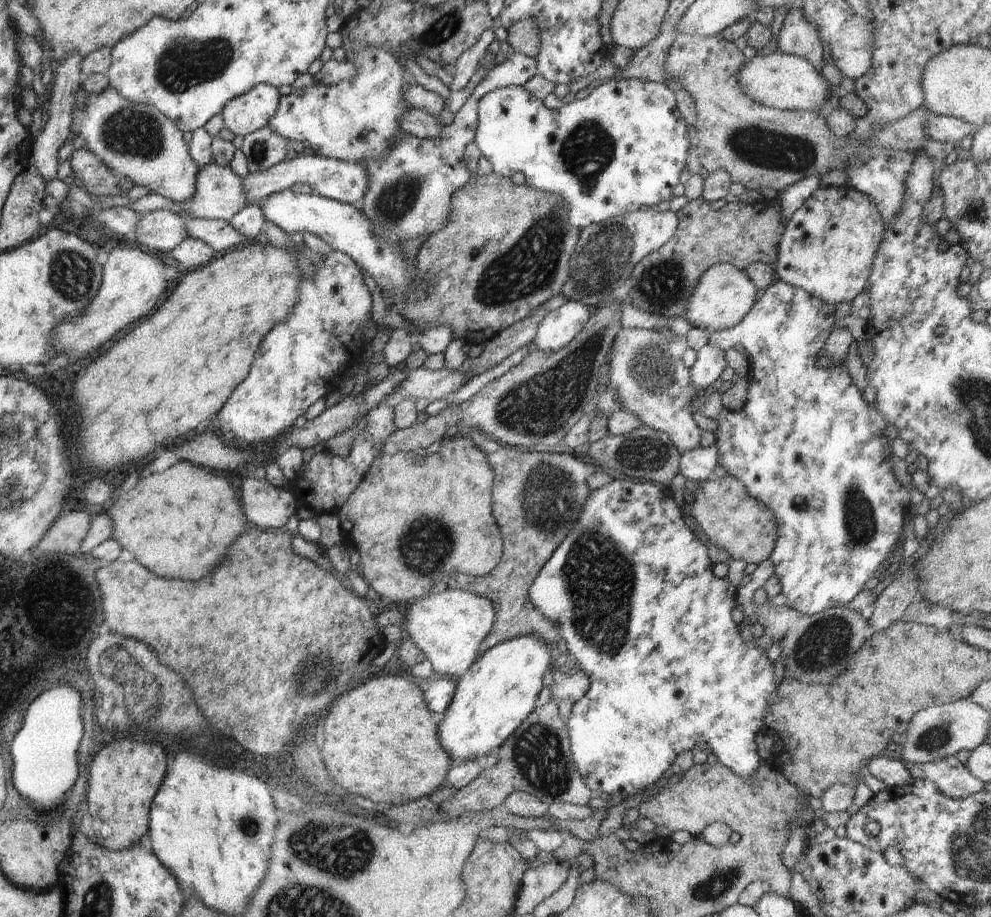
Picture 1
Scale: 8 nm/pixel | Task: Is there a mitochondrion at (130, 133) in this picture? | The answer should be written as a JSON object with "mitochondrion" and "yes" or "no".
{"mitochondrion":"yes"}

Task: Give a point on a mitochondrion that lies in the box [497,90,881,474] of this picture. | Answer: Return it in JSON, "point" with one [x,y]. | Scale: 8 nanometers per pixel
{"point":[605,255]}

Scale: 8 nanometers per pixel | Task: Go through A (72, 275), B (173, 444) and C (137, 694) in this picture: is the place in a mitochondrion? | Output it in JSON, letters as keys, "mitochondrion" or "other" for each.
{"A":"mitochondrion","B":"other","C":"mitochondrion"}

